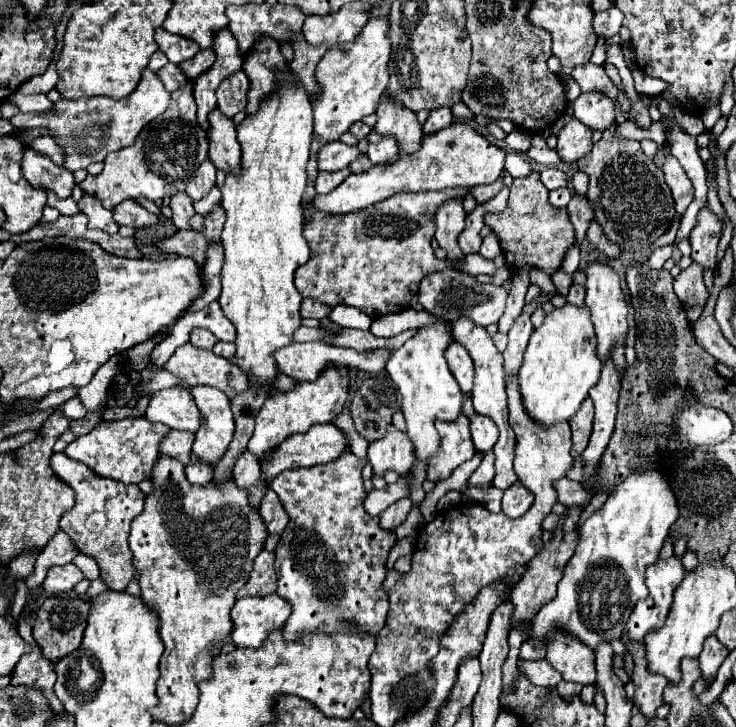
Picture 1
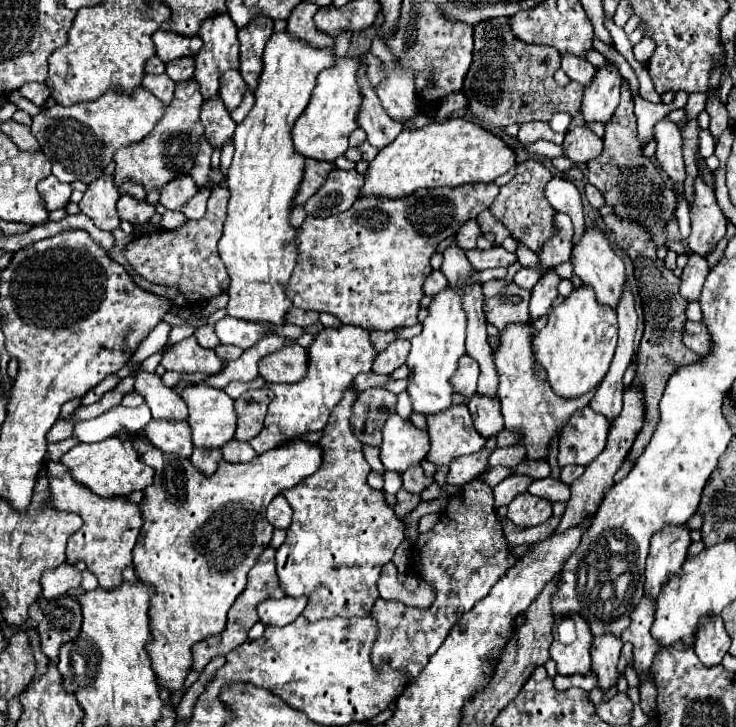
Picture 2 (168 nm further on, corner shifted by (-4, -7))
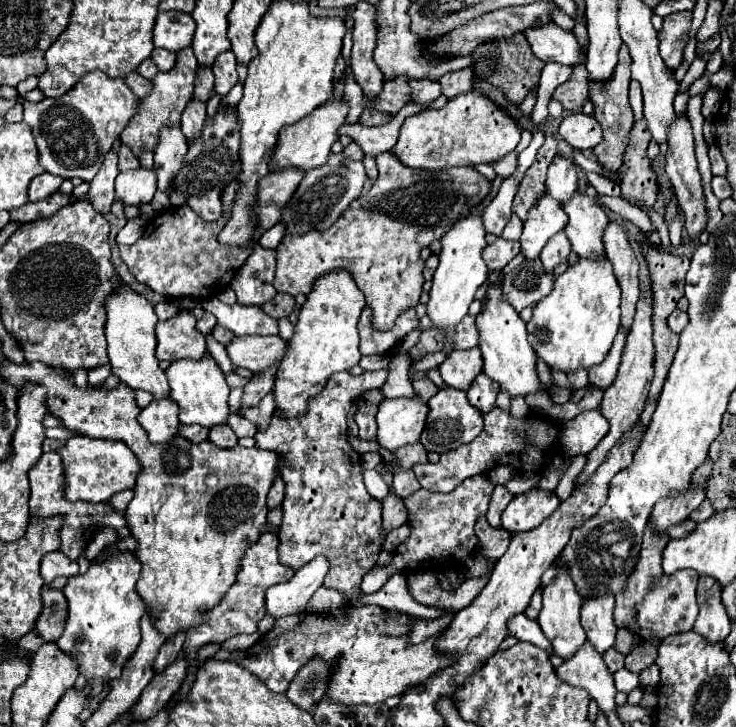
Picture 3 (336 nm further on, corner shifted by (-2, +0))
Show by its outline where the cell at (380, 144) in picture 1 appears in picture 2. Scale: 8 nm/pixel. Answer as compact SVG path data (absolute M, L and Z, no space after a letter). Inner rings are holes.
M359 69L359 83L363 87L363 111L359 111L359 127L365 129L367 133L367 141L377 147L383 149L389 143L395 141L395 137L403 131L401 123L395 123L381 107L379 107L379 99L375 95L375 91L371 89L371 85L367 83L365 77L365 69Z

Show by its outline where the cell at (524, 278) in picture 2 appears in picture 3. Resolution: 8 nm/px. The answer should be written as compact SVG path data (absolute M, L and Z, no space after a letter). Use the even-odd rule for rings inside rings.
M543 192L523 222L523 234L519 242L525 258L527 260L539 258L539 252L549 240L549 236L565 228L565 220L567 216L561 204L555 198L551 198L549 192Z

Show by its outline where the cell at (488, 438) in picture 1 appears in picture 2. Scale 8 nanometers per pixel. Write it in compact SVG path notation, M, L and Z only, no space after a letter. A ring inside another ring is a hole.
M473 395L467 407L473 417L473 427L477 429L479 435L483 435L483 439L495 437L505 429L497 399L479 399L479 395Z

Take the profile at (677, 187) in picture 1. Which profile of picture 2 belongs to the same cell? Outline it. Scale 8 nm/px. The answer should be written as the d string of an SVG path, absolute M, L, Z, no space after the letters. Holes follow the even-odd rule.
M661 119L655 125L655 141L657 141L657 163L669 175L673 187L683 189L685 181L685 165L681 155L681 133L679 127L667 119Z

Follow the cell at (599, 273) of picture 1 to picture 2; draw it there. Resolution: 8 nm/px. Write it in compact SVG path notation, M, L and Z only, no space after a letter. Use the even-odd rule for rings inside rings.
M585 229L583 239L573 247L571 263L573 263L575 275L579 275L581 281L595 291L599 305L605 305L611 309L619 305L623 297L623 285L625 285L625 267L623 267L623 261L611 249L605 233L601 233L599 229Z

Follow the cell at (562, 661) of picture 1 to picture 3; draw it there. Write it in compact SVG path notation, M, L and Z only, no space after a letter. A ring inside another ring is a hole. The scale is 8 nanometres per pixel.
M555 558L553 564L557 566L557 576L553 578L553 582L549 582L543 588L543 608L539 612L539 626L543 630L543 634L547 636L547 640L553 646L553 652L557 656L561 656L563 660L567 660L569 656L573 656L573 652L577 652L577 646L581 646L587 638L585 638L585 630L581 628L581 620L579 620L579 610L581 610L581 602L583 598L579 596L579 592L575 590L575 584L569 576L567 566Z

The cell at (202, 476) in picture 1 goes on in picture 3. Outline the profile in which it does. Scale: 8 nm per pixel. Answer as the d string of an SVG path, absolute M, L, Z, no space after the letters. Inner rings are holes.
M181 424L181 426L179 426L179 434L181 434L183 438L195 442L195 444L199 444L201 440L207 440L207 432L209 432L209 430L201 428L199 424L189 424L189 426L183 426L183 424Z

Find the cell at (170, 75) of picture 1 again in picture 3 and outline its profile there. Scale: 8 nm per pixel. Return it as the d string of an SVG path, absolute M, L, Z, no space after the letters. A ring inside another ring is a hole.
M129 72L123 80L125 80L125 84L131 88L131 92L133 92L137 98L149 94L149 84L151 84L151 80L145 80L145 78L139 76L137 72Z

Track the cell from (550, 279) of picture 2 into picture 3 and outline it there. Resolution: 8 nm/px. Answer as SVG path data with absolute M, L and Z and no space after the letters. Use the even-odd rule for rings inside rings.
M557 232L557 234L551 236L549 242L543 246L539 258L541 258L545 270L555 270L561 262L567 260L569 252L571 252L569 238L565 236L565 232Z

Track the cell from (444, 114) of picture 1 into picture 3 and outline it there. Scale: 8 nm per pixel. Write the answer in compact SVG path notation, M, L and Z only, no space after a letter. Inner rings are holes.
M463 68L463 70L457 70L457 72L447 72L439 82L441 82L443 94L447 98L463 94L463 92L471 90L471 86L473 86L473 68Z

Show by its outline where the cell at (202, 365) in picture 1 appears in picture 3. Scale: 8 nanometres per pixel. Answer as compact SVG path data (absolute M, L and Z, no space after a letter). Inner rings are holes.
M189 310L175 314L169 320L157 322L157 358L159 360L179 360L193 358L199 360L205 352L205 336L195 328L195 316Z

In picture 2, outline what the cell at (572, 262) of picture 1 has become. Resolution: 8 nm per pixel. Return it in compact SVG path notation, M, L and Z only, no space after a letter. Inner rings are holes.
M553 177L547 187L545 187L545 197L547 201L553 205L555 211L567 213L573 219L575 225L575 233L573 233L573 245L577 245L585 233L585 225L583 225L583 205L581 205L581 195L577 191L577 187L563 179L563 177Z

